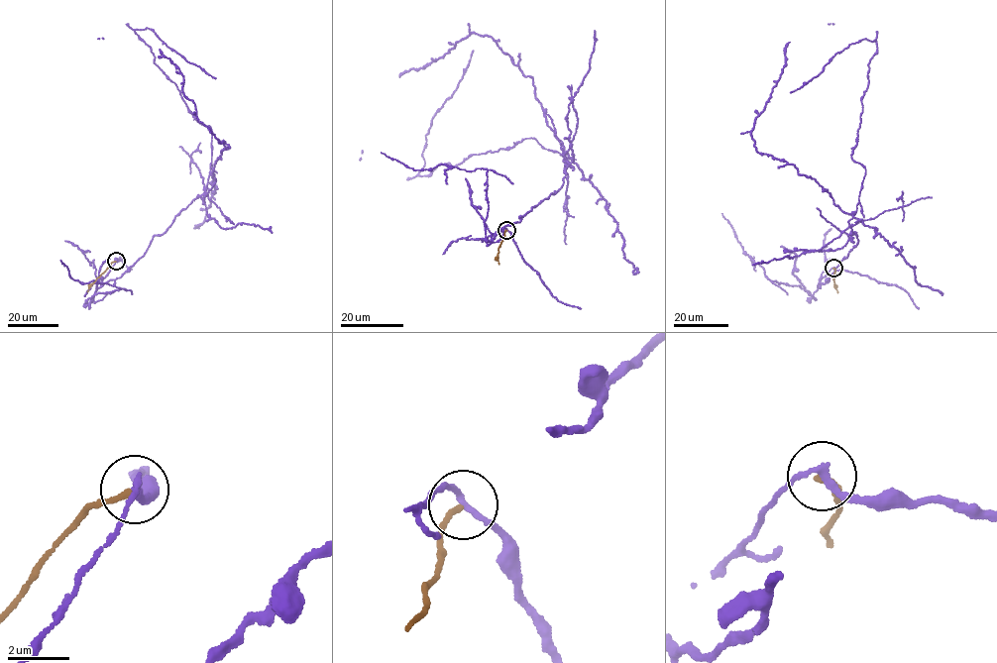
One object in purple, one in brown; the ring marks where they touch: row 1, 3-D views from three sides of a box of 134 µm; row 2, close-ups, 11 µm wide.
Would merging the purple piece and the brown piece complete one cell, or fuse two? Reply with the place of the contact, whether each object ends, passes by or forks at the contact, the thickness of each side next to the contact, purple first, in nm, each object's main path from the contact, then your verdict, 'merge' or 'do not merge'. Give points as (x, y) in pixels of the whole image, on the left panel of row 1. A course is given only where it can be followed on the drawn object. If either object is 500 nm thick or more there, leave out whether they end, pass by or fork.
at (116, 261); purple passes by; brown ends there; 190 nm thick on the purple side, 170 nm on the other; purple runs (116, 261), (101, 285), (203, 193), (212, 161), (211, 129), (135, 30), (148, 28), (216, 78); brown runs (115, 261), (87, 291); do not merge

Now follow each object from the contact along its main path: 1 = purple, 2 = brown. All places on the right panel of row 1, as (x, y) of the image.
1: (833, 268), (819, 285), (858, 243), (847, 221), (865, 168), (851, 158), (876, 41), (848, 45), (790, 92)
2: (833, 268), (837, 292)

